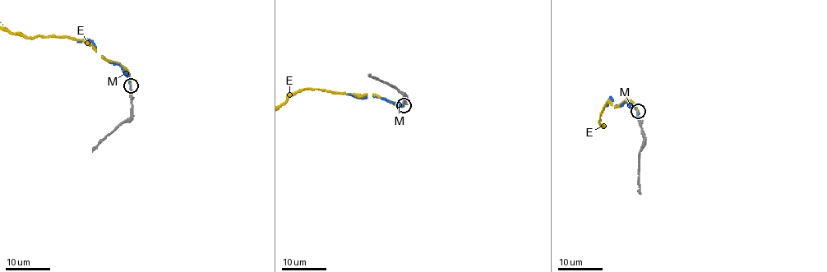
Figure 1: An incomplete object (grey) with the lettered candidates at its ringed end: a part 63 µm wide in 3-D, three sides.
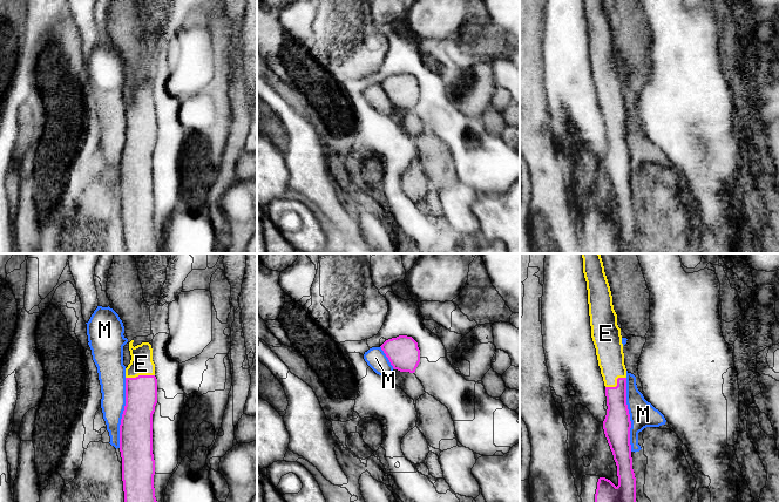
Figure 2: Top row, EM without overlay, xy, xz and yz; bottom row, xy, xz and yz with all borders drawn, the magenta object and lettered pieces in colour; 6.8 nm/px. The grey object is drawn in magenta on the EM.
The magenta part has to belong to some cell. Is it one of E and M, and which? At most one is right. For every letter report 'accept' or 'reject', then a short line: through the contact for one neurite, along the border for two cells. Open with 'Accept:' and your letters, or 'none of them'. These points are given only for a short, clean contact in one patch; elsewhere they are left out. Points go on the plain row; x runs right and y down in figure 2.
Accept: E
E: accept; line xy (141, 130), (140, 113), (141, 101)
M: reject

